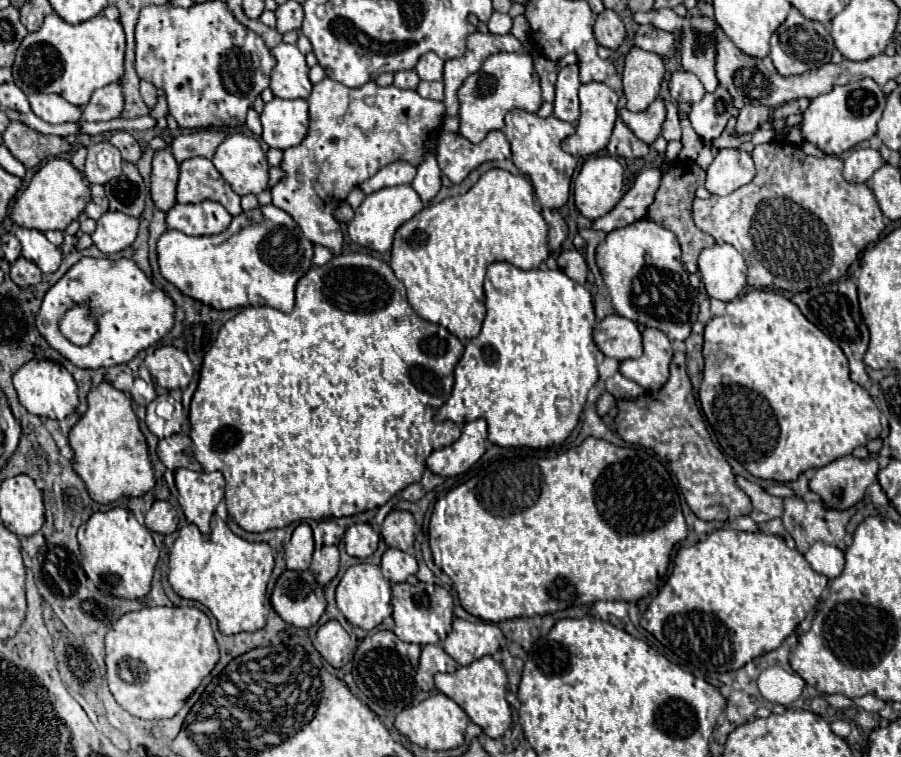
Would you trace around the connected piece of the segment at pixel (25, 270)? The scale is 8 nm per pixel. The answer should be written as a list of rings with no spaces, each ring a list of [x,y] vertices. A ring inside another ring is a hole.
[[[18,257],[16,263],[10,267],[10,279],[20,287],[32,287],[42,281],[42,271],[32,261]]]

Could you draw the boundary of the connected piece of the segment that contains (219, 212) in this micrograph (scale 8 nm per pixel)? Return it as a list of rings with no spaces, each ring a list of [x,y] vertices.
[[[202,201],[202,203],[190,203],[190,205],[180,205],[176,203],[168,213],[166,213],[166,223],[170,229],[178,229],[186,235],[218,235],[226,231],[232,223],[232,215],[216,201]]]

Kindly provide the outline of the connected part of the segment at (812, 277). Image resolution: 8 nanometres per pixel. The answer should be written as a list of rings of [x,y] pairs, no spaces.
[[[770,141],[764,145],[756,145],[752,151],[752,159],[756,165],[756,177],[736,189],[734,193],[726,195],[726,197],[718,197],[718,195],[710,195],[708,199],[694,199],[694,223],[698,229],[702,229],[704,233],[712,235],[716,239],[716,243],[730,243],[734,245],[746,259],[746,267],[748,267],[748,285],[754,289],[774,289],[774,291],[788,291],[788,293],[800,293],[800,291],[808,291],[812,287],[818,287],[822,283],[830,283],[830,281],[838,281],[848,267],[858,259],[858,255],[866,249],[866,245],[874,243],[880,233],[884,231],[884,215],[874,199],[874,193],[862,183],[862,185],[852,185],[848,181],[844,181],[842,177],[842,159],[836,155],[826,155],[826,157],[812,157],[812,155],[804,155],[798,147],[792,147],[788,141]]]

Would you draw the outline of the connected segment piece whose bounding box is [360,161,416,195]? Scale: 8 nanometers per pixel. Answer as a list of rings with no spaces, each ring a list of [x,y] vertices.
[[[394,161],[386,167],[382,167],[374,177],[370,177],[368,181],[364,181],[360,185],[360,189],[370,195],[378,189],[384,187],[394,187],[394,185],[408,185],[412,183],[412,177],[416,177],[416,167],[406,163],[406,161]]]

